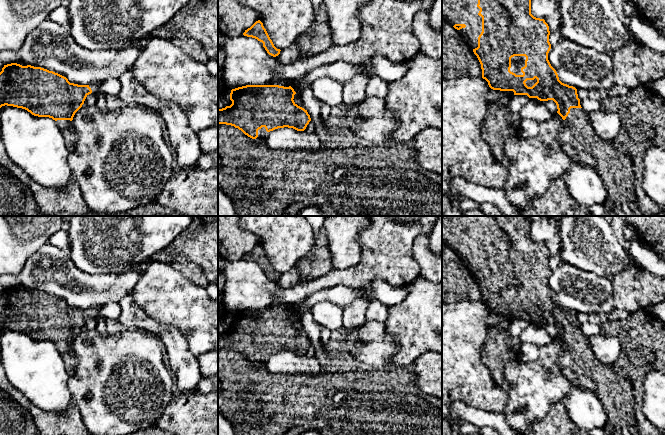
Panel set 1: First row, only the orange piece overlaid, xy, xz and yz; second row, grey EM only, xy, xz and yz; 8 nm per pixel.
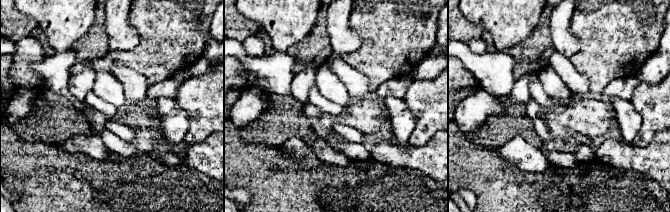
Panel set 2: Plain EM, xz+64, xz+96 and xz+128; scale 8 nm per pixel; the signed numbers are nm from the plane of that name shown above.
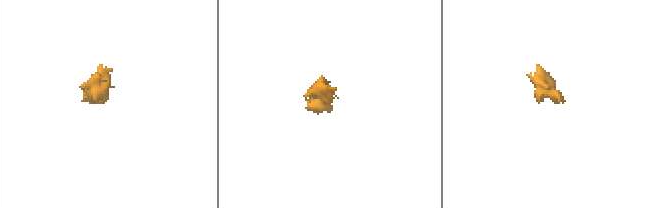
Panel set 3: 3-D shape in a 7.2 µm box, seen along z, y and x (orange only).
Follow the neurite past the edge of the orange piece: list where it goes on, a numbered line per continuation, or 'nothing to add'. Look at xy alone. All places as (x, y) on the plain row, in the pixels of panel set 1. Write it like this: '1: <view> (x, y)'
1: xy (94, 311)
2: xy (66, 351)

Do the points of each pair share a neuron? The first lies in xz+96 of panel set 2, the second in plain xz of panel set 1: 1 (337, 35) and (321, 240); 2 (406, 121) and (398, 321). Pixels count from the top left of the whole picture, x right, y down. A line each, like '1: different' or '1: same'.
1: different
2: different

